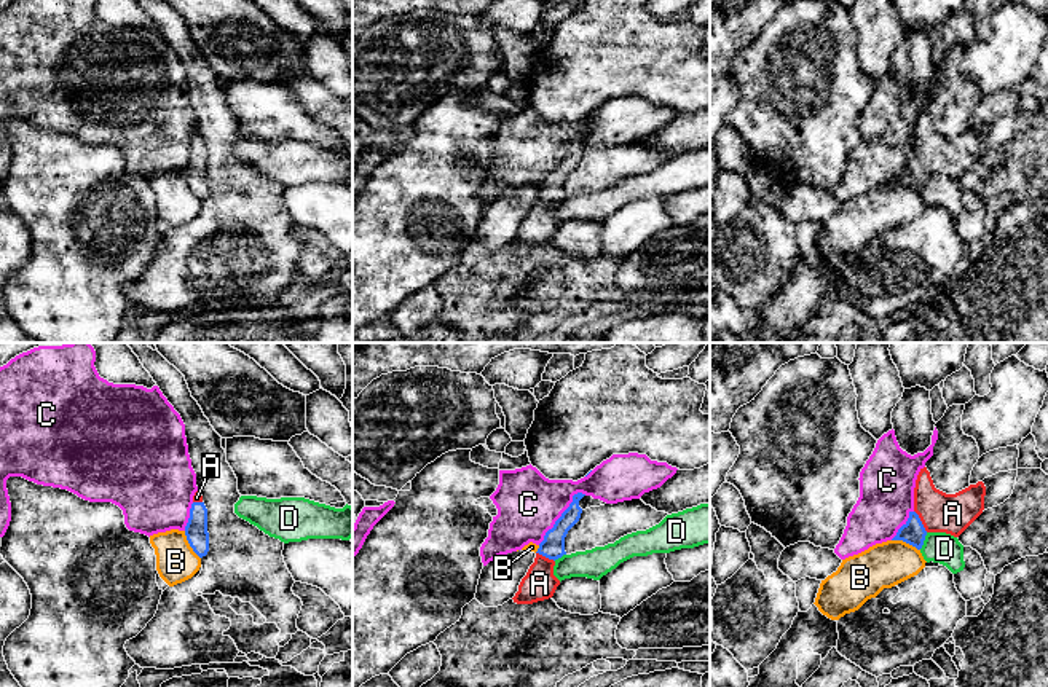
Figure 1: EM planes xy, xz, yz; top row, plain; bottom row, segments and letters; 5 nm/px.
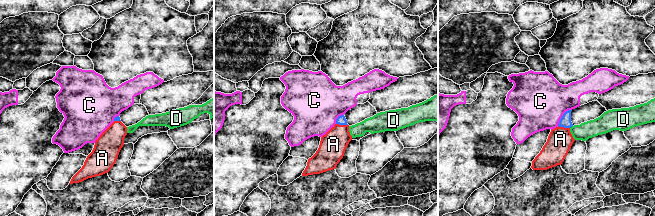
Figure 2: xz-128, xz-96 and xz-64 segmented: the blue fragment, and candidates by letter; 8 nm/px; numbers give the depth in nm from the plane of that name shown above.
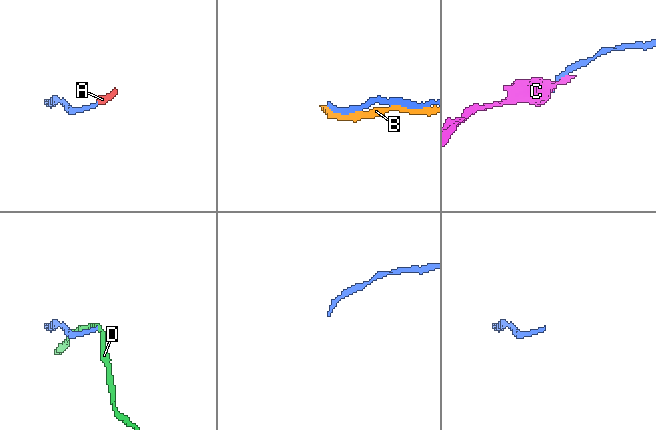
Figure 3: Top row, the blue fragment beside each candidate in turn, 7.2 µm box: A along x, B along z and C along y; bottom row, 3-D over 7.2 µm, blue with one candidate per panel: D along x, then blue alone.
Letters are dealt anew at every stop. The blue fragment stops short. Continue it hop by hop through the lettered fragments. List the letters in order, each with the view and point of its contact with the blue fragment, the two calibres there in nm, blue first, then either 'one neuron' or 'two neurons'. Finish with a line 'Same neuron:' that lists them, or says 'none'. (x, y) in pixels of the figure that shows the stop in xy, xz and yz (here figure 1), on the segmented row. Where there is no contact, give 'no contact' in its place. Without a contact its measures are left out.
A: contact yz (921, 522); calibres 120 and 200 nm; one neuron
B: contact yz (906, 542); calibres 120 and 220 nm; two neurons
C: contact xz (562, 515); calibres 120 and 320 nm; two neurons
D: contact yz (924, 539); calibres 120 and 160 nm; two neurons
Same neuron: A

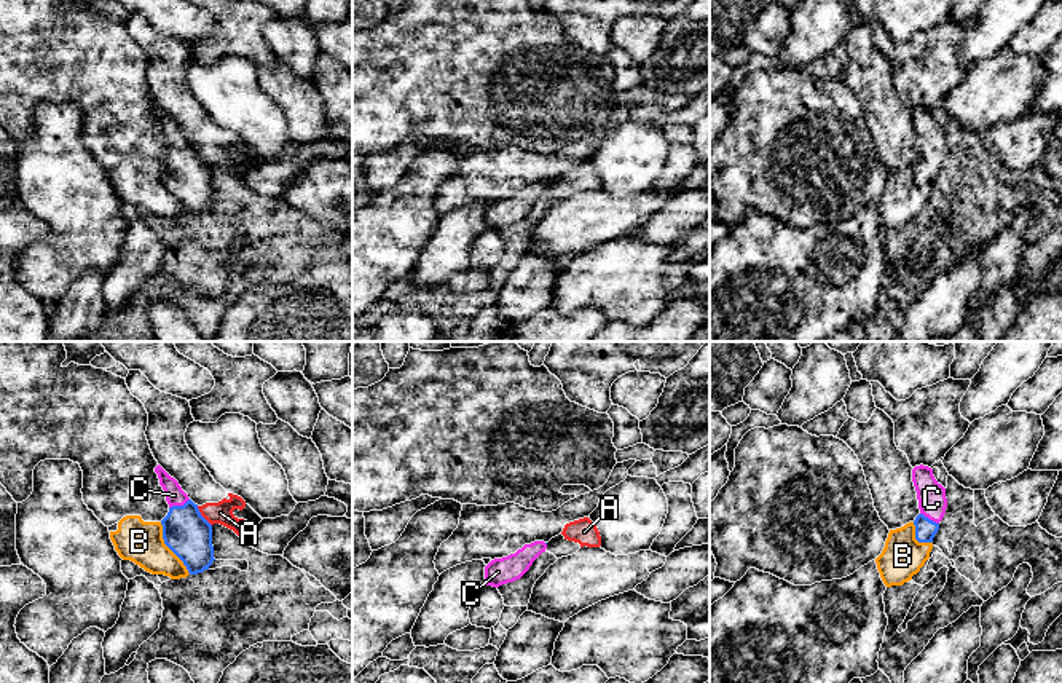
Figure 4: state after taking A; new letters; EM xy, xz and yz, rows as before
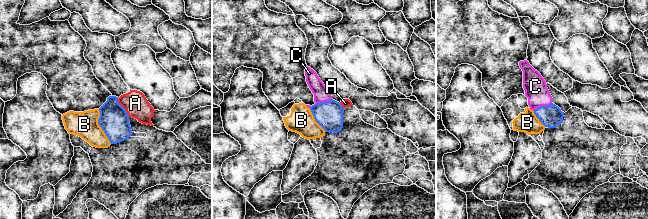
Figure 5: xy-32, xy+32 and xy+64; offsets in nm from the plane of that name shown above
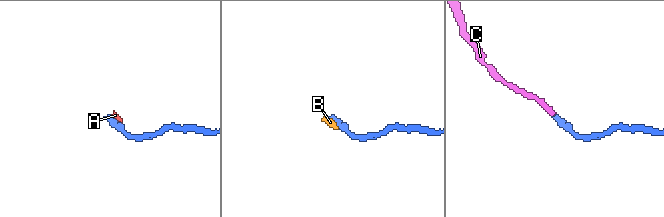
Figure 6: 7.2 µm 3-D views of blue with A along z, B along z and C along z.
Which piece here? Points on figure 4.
A: contact xy (201, 516); calibres 240 and 110 nm; two neurons
B: contact xy (168, 546); calibres 240 and 220 nm; two neurons
C: contact xy (179, 506); calibres 240 and 100 nm; one neuron
Same neuron: C

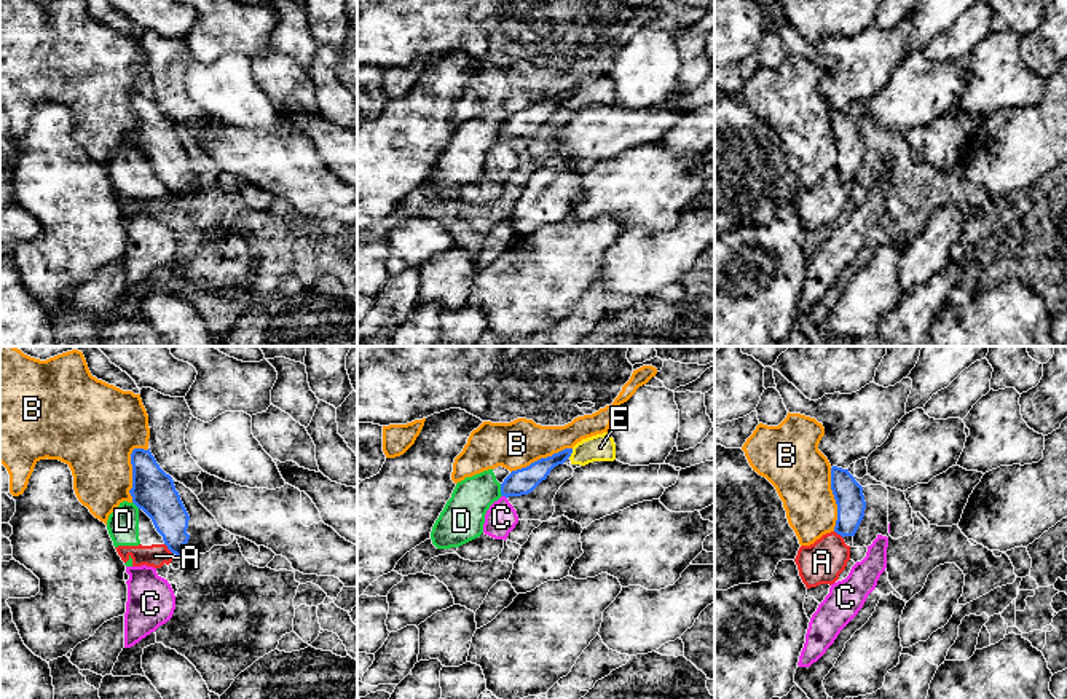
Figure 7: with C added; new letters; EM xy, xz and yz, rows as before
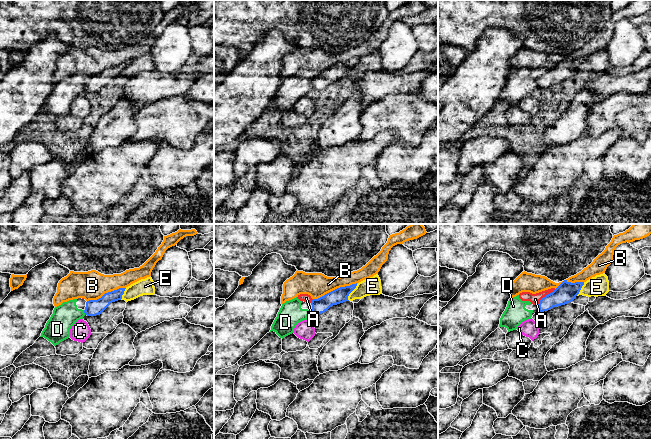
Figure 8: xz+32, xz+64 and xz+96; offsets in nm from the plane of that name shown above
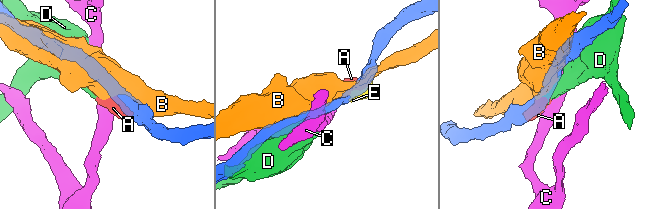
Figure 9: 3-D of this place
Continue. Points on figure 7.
A: contact xy (169, 549); calibres 190 and 120 nm; two neurons
B: contact xy (133, 468); calibres 220 and 400 nm; two neurons
C: contact xz (504, 495); calibres 130 and 160 nm; two neurons
D: contact xz (501, 490); calibres 130 and 220 nm; two neurons
E: contact xz (571, 452); calibres 110 and 140 nm; two neurons
Same neuron: none

